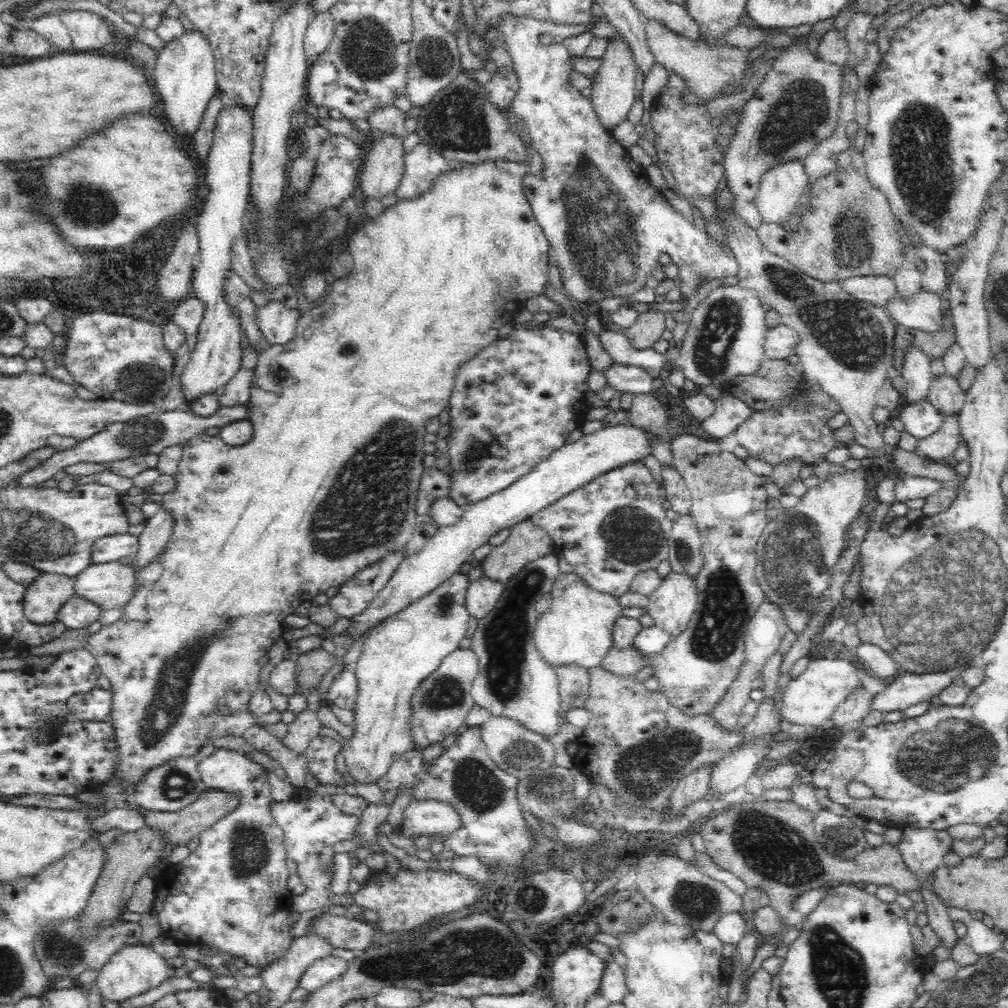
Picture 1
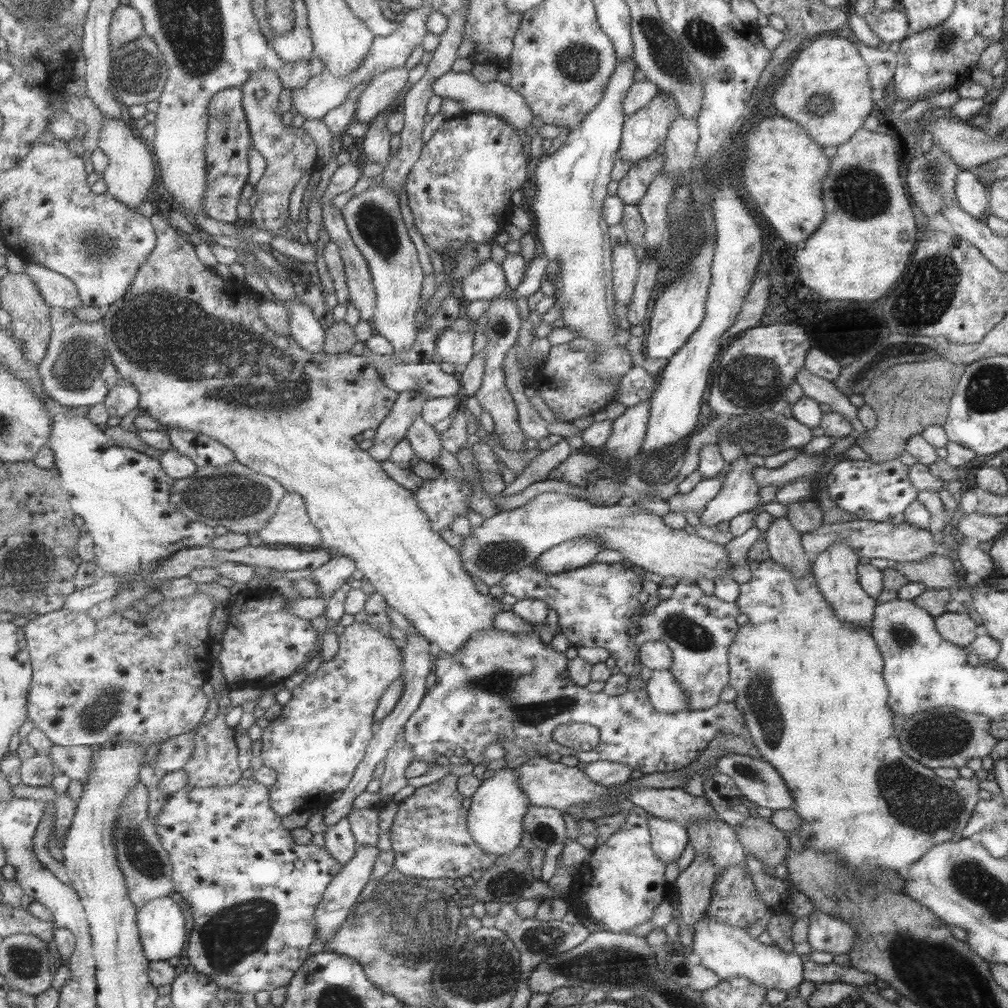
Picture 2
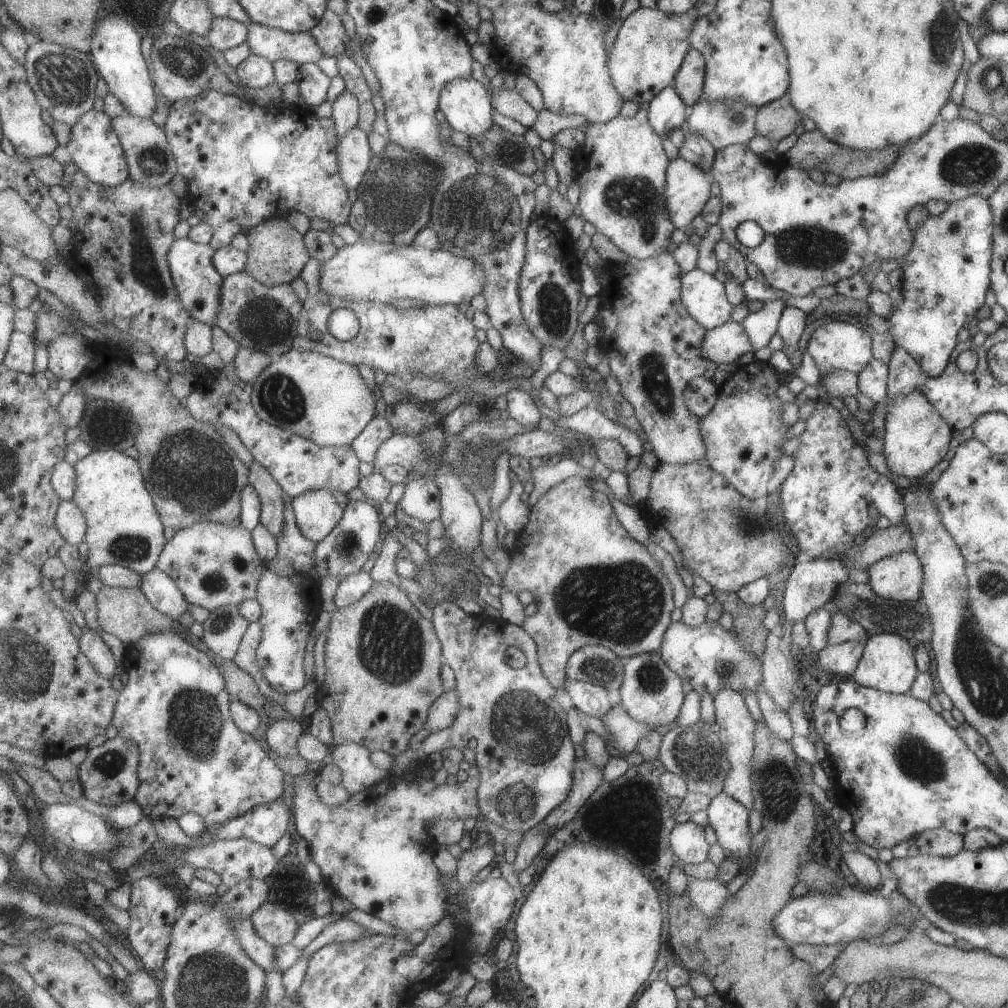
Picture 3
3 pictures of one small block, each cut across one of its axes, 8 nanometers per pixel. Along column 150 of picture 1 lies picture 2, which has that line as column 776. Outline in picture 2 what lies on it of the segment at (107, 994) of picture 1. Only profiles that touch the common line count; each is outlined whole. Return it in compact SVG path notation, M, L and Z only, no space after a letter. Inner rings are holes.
M705 912L692 926L692 952L697 954L699 964L712 970L720 981L731 977L745 977L764 986L766 990L776 988L787 992L802 981L801 956L795 952L786 953L776 945L769 947L751 938L743 927L729 926L716 921Z

